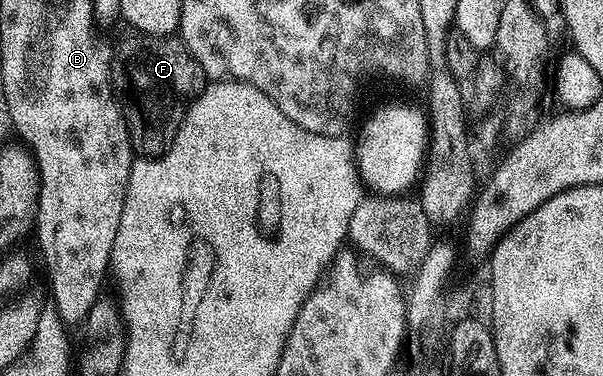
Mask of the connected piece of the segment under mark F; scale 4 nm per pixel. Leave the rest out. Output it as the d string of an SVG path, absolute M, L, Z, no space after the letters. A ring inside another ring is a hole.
M131 34L111 58L111 87L123 109L131 150L139 158L158 158L171 148L189 106L209 81L182 39Z

